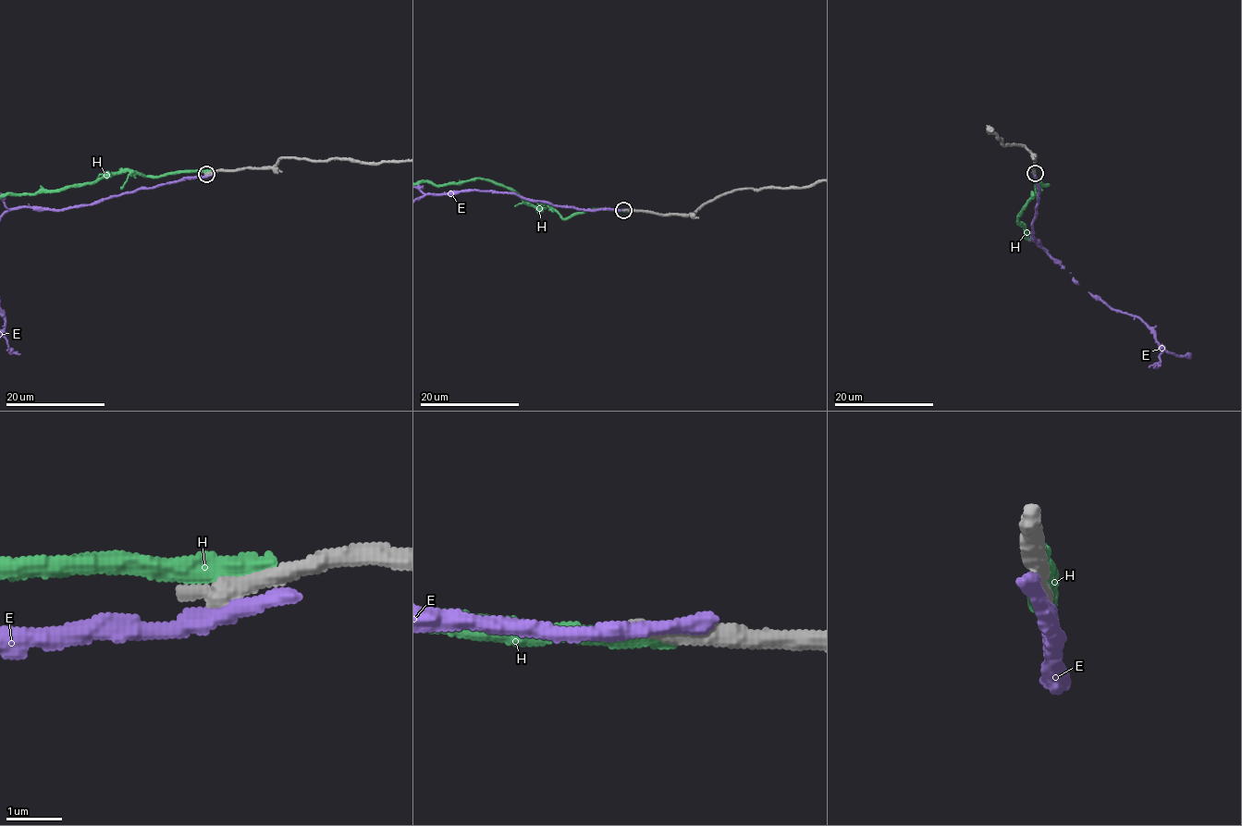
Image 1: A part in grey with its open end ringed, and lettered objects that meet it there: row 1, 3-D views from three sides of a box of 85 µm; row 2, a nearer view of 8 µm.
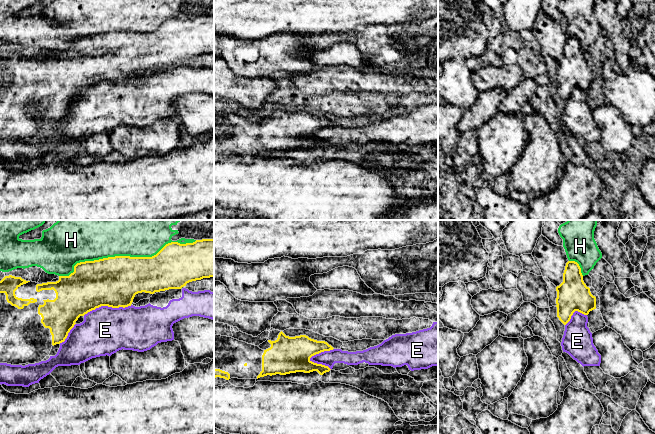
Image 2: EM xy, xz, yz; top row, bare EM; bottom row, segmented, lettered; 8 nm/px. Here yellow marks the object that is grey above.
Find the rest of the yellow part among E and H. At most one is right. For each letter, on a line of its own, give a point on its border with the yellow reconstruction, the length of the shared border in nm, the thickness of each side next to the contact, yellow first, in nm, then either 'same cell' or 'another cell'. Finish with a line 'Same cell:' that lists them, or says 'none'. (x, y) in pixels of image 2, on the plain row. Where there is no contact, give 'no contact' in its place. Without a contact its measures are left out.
E: contact xy (107, 81); length 400 nm; calibres 400 and 380 nm; another cell
H: contact xy (125, 32); length 1150 nm; calibres 400 and 280 nm; another cell
Same cell: none

